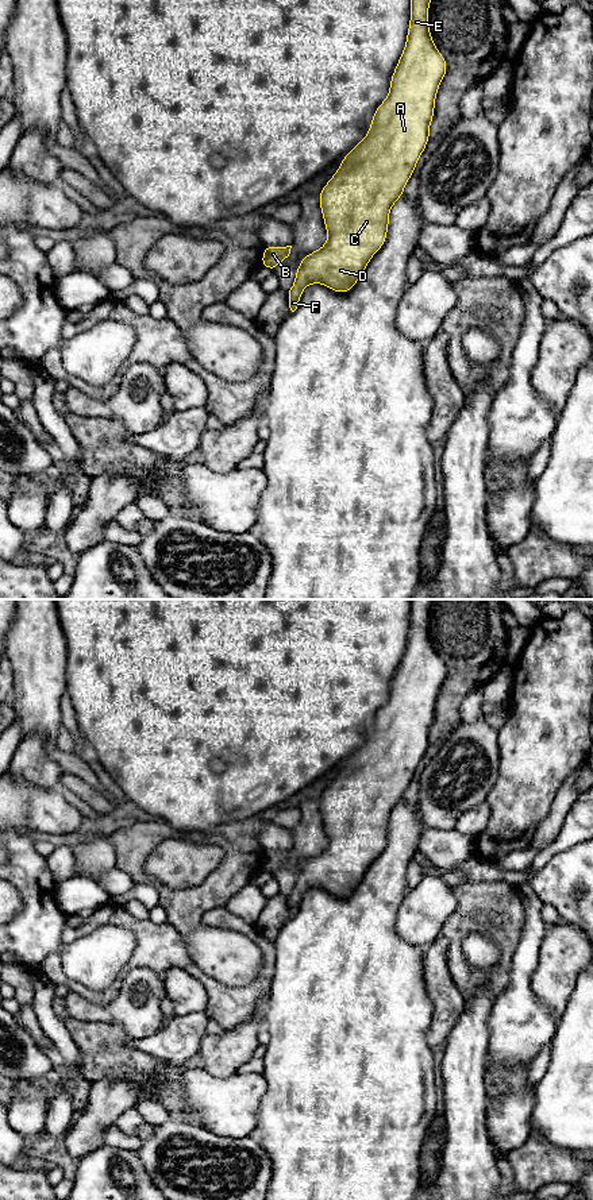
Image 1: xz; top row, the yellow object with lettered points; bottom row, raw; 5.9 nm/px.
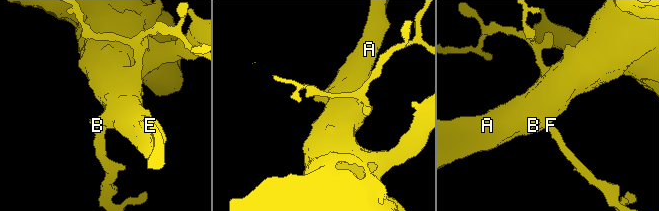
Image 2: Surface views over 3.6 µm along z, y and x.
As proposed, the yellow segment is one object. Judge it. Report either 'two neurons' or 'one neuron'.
one neuron

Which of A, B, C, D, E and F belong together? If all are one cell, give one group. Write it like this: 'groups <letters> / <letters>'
groups A B C D E F

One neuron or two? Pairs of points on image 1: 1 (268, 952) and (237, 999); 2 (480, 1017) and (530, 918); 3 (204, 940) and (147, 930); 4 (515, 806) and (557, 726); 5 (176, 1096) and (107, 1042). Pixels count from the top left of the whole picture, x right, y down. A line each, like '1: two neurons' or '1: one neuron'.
1: one neuron
2: two neurons
3: two neurons
4: one neuron
5: one neuron

